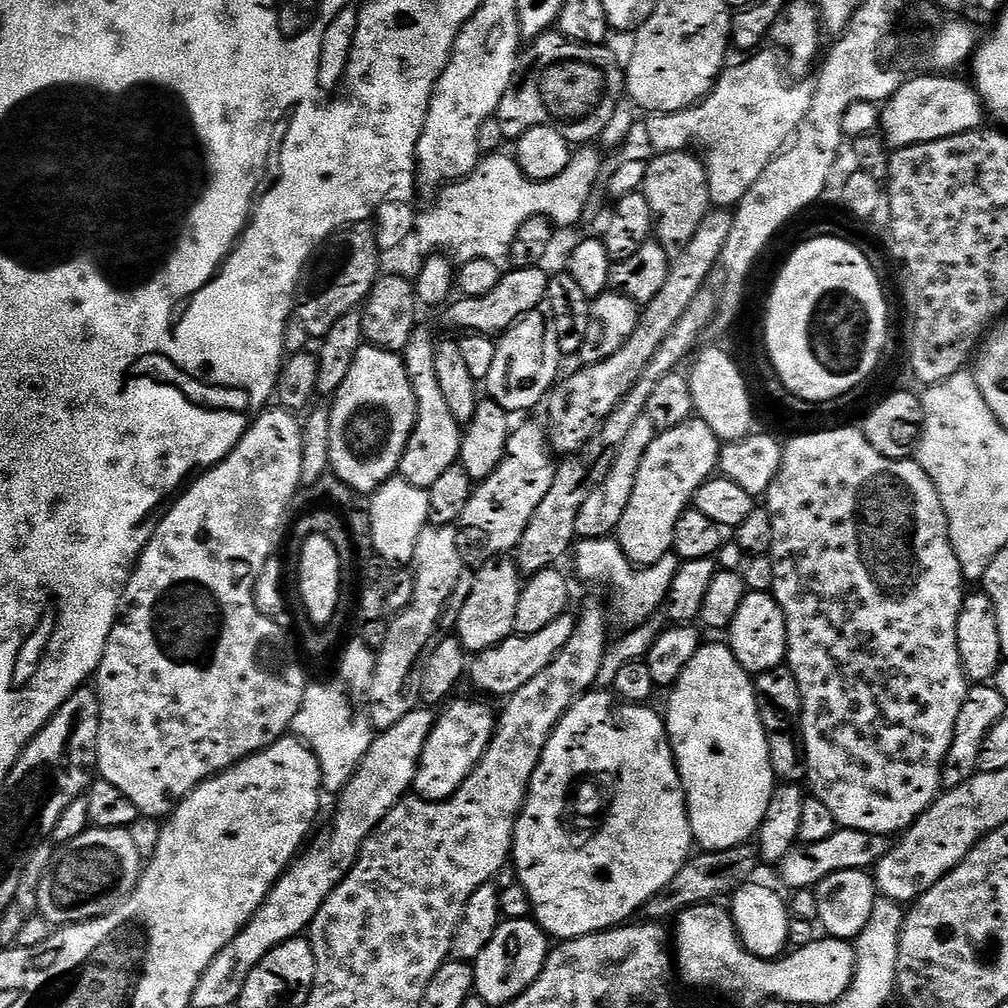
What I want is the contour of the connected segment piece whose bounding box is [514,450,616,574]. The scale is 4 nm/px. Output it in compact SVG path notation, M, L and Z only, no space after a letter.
M610 450L602 453L589 468L578 469L573 480L557 479L550 494L546 494L546 498L542 498L541 504L538 505L538 510L534 510L519 544L514 549L514 559L520 565L521 573L531 574L540 572L543 568L551 568L559 565L559 560L567 552L569 555L577 539L576 523L582 510L582 502L586 502L588 495L601 484L606 474L610 474L610 466L615 460L616 452Z

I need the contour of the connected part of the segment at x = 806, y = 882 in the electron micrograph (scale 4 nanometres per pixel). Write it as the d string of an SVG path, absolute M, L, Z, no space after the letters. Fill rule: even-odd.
M840 828L820 842L801 843L792 848L779 862L780 880L788 887L788 890L815 889L817 884L835 872L842 870L862 872L871 869L887 854L889 847L890 840L887 835L878 832L863 832L853 828Z

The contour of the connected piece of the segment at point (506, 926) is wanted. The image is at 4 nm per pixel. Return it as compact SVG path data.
M535 919L528 920L508 920L500 922L495 930L487 937L488 945L477 954L474 959L474 971L476 974L475 995L481 996L488 1004L500 1004L507 1006L512 1000L518 1000L521 994L526 991L532 983L542 974L544 964L548 960L550 951L550 937Z

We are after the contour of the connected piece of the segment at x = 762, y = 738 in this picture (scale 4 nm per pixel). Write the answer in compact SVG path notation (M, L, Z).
M705 643L694 654L694 658L690 658L686 670L682 670L682 674L676 679L676 683L672 685L670 695L672 697L668 700L668 712L666 711L668 741L672 744L672 757L676 760L676 766L680 770L680 781L684 783L684 794L688 797L688 820L692 823L692 835L695 843L701 849L710 852L726 850L739 844L749 843L759 833L763 819L766 818L766 810L770 806L772 794L778 785L774 770L770 766L770 746L766 742L766 730L760 721L753 677L741 666L738 658L732 653L732 649L727 643Z

